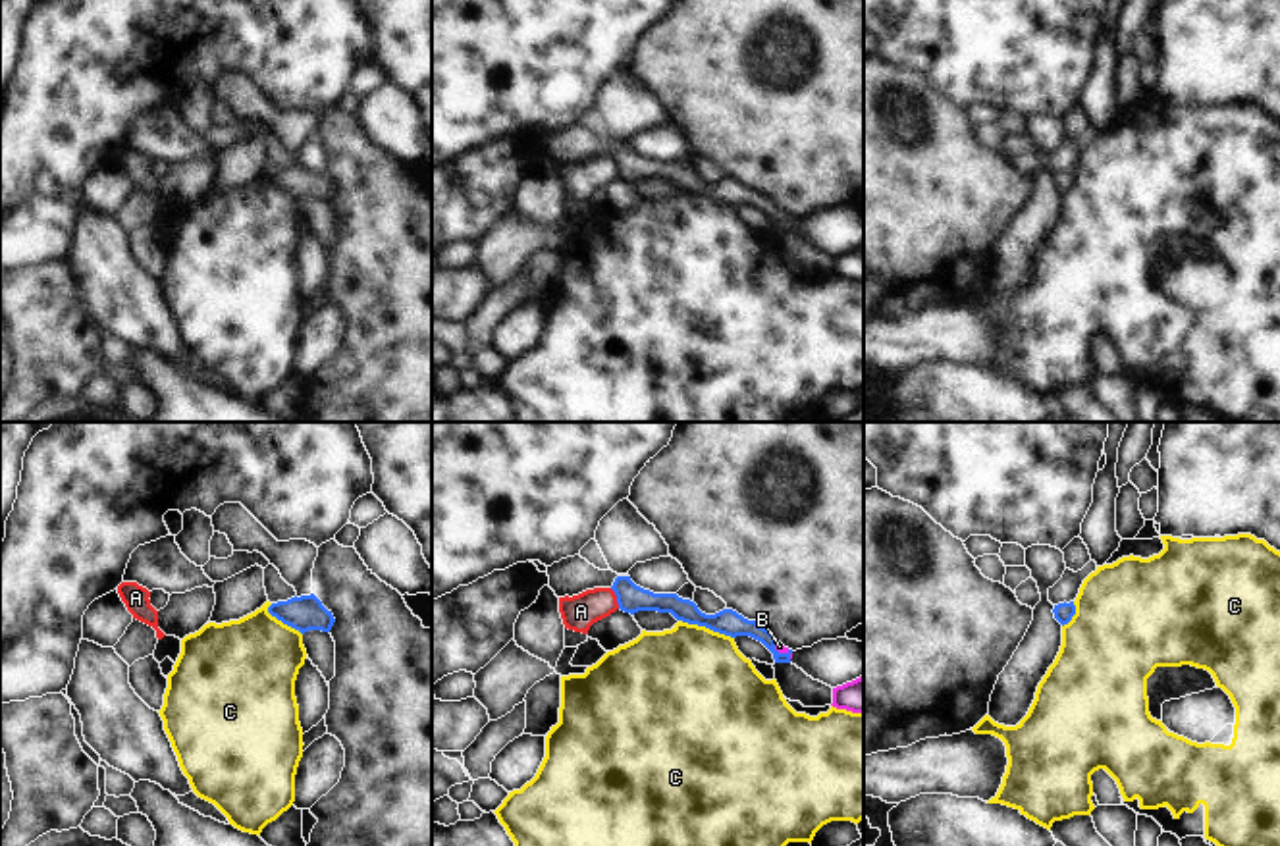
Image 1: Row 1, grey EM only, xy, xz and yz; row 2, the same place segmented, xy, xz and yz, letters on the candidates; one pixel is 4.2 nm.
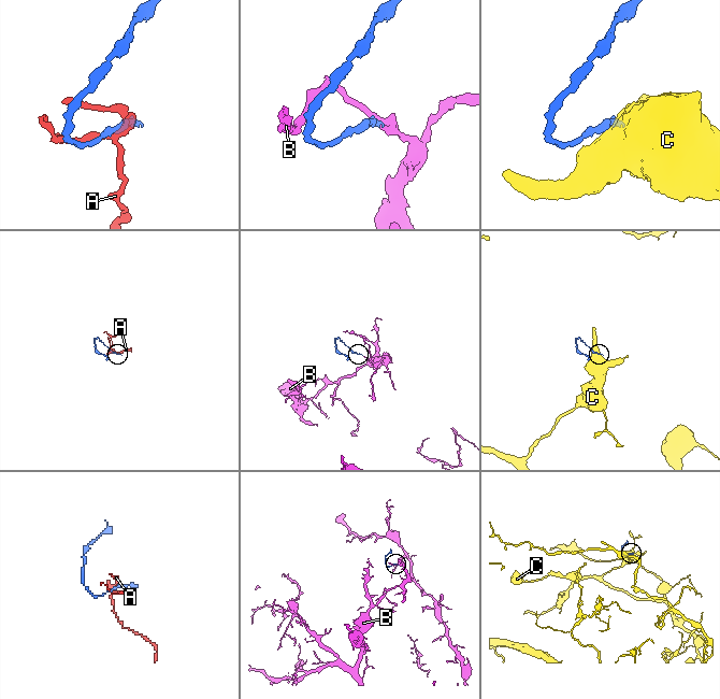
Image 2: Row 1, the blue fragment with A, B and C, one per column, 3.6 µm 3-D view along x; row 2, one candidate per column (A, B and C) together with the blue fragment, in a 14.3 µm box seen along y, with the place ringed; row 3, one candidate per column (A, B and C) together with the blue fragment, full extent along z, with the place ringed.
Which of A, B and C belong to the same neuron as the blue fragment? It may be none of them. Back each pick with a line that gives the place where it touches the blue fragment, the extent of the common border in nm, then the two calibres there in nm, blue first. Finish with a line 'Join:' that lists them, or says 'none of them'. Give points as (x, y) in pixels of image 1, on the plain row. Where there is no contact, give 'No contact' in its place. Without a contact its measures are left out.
B: Touches blue at xz (777, 220). Shared border 100 nm. Thickness 110 nm (blue) against 40 nm
Join: B

